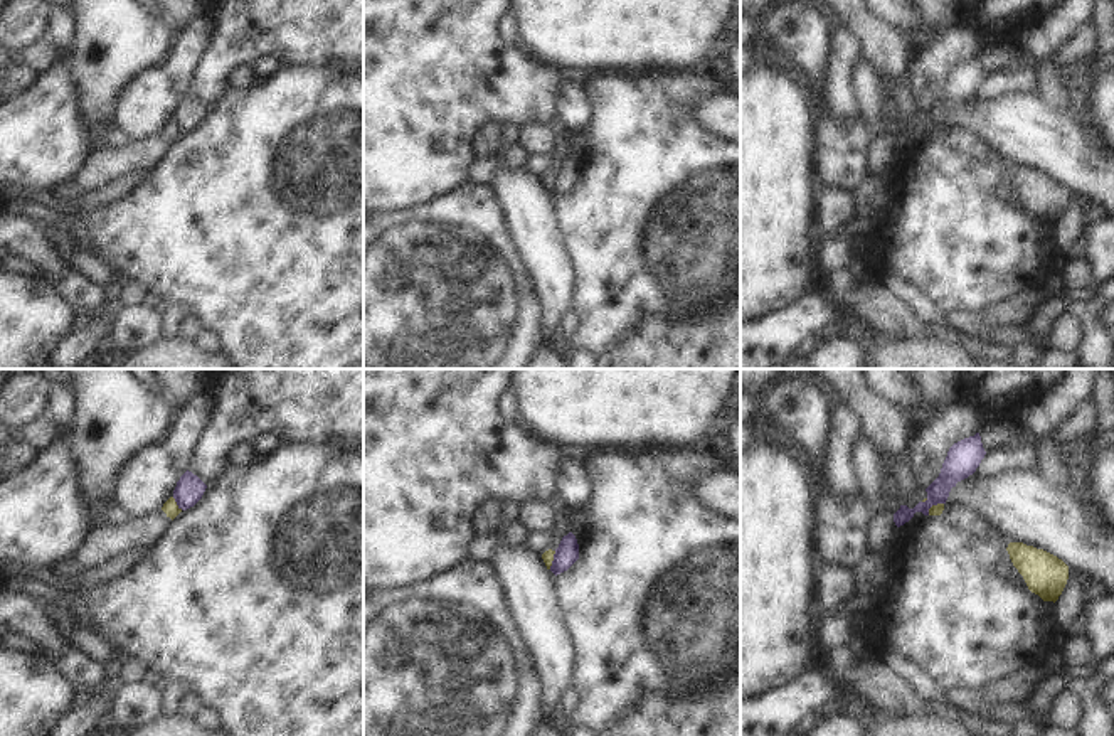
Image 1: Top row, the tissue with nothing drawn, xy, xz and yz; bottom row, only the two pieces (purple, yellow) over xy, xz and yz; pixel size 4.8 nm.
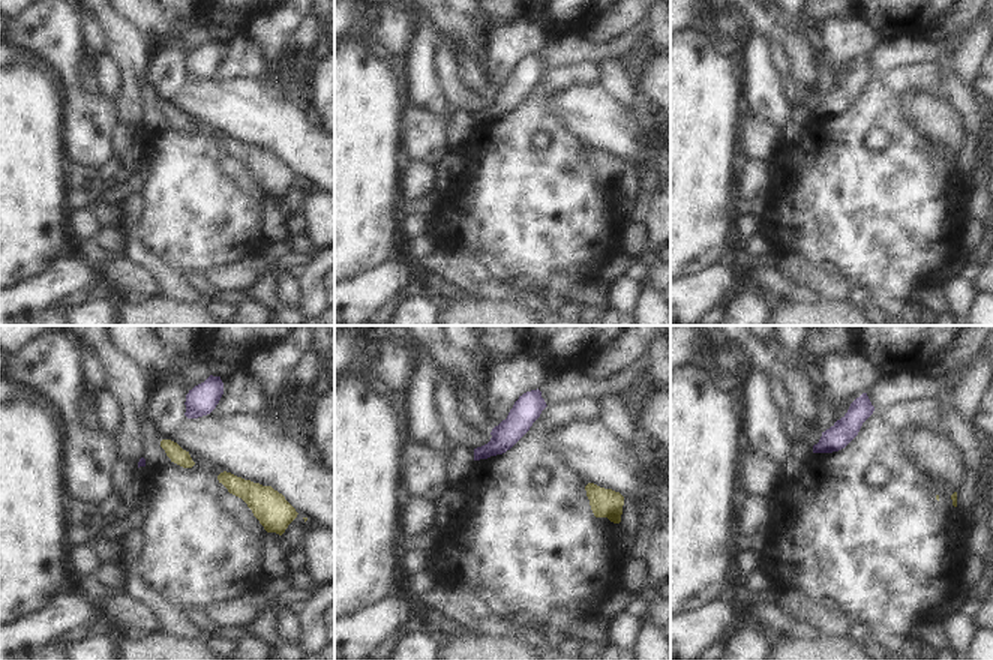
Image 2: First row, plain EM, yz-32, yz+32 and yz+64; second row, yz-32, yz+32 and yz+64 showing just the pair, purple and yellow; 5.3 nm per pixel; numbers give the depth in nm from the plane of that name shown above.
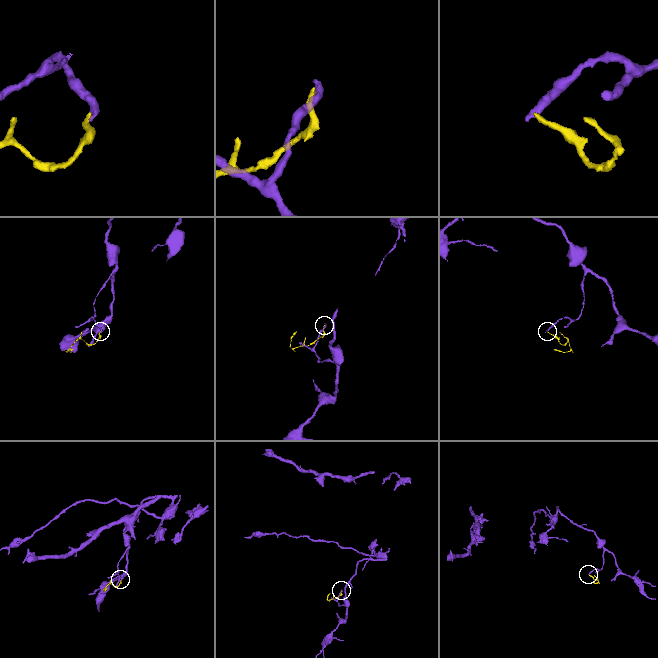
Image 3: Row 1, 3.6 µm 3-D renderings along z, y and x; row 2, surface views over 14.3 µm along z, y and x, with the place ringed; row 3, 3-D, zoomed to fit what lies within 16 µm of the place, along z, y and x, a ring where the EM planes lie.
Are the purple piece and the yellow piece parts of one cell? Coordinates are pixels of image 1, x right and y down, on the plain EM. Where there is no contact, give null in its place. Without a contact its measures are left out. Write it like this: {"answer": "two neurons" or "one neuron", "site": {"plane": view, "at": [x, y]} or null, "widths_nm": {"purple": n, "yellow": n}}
{"answer": "two neurons", "site": {"plane": "xy", "at": [177, 127]}, "widths_nm": {"purple": 140, "yellow": 70}}

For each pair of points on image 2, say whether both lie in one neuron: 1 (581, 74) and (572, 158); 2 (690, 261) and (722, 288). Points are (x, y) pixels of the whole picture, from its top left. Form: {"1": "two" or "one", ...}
{"1": "one", "2": "two"}

